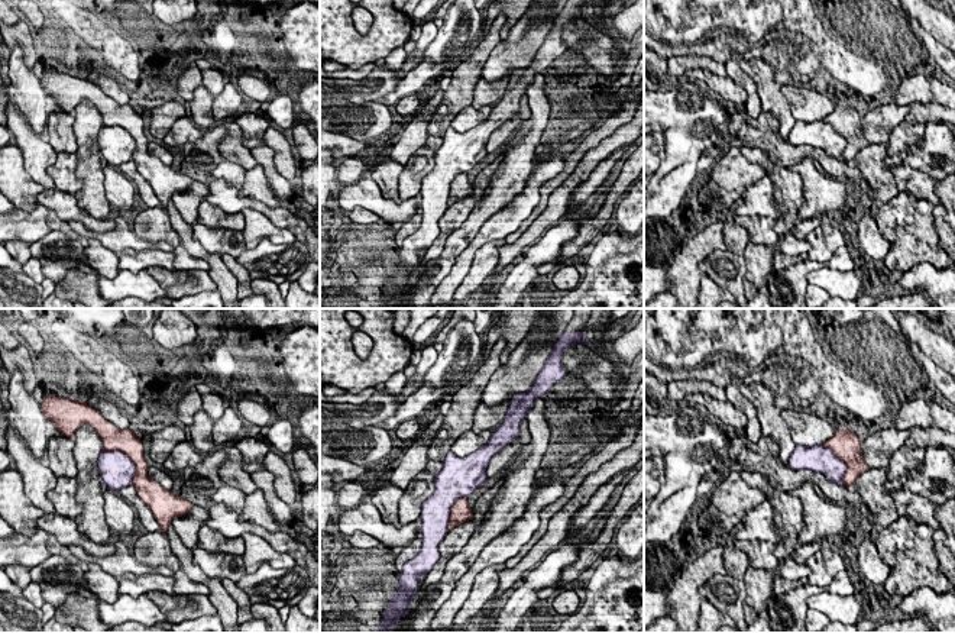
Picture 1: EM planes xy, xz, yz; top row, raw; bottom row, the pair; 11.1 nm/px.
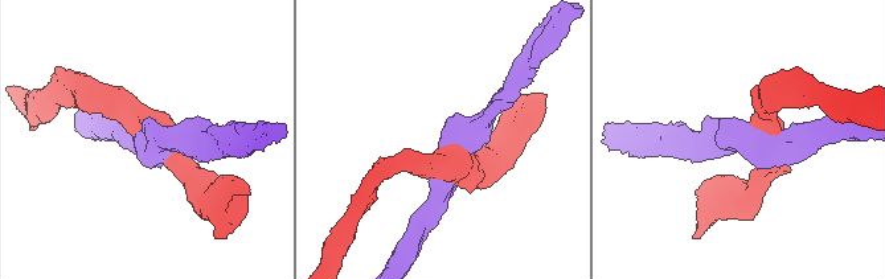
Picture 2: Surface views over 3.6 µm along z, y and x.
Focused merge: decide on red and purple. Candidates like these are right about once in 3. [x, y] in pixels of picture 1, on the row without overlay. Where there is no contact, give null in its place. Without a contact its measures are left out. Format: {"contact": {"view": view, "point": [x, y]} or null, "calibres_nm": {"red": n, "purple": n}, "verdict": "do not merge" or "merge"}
{"contact": {"view": "xy", "point": [129, 132]}, "calibres_nm": {"red": 260, "purple": 380}, "verdict": "do not merge"}

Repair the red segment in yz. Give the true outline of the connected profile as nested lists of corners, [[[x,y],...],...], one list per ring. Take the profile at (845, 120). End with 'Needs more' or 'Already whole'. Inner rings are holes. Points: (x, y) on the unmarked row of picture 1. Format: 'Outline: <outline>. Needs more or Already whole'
Outline: [[[851,103],[836,104],[823,122],[846,139],[848,145],[842,154],[844,162],[852,164],[857,155],[870,145],[862,132],[862,120]]]. Already whole

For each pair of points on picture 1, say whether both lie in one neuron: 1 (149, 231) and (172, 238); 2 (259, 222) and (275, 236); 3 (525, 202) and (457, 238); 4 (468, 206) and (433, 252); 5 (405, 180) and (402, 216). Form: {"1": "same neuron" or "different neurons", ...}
{"1": "same neuron", "2": "same neuron", "3": "different neurons", "4": "same neuron", "5": "different neurons"}

